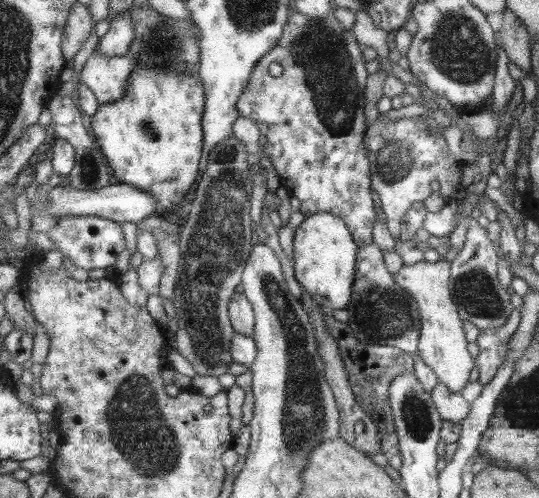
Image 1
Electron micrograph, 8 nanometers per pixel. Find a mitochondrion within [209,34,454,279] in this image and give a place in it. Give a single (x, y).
(398, 159)

